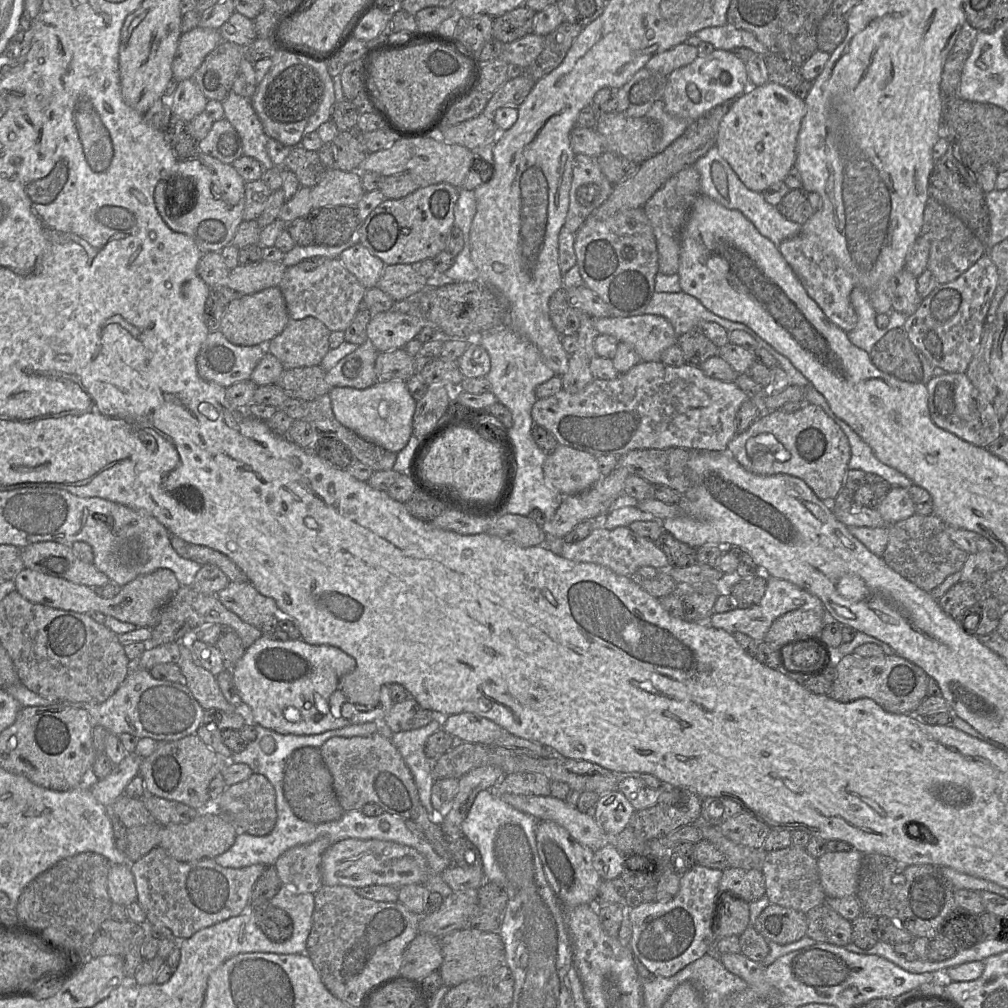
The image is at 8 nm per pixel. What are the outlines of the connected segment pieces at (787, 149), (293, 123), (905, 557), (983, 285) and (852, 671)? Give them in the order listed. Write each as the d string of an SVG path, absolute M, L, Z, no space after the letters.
M770 81L762 86L750 85L745 93L730 103L730 109L720 122L715 147L749 190L763 192L783 182L794 167L797 139L805 113L805 100L796 96L793 90Z
M275 51L271 60L272 65L250 98L251 104L270 139L290 148L299 146L305 135L307 121L304 120L315 114L322 101L323 83L309 65L296 64L302 63L304 57Z
M914 514L887 527L888 545L881 558L890 568L926 592L960 571L969 556L951 540L948 526L933 514Z
M985 253L957 279L938 286L924 299L918 309L907 317L903 329L917 352L926 359L933 369L942 369L947 373L965 373L981 341L988 309L998 284L998 272L994 262Z
M850 654L835 657L836 678L832 683L830 697L839 702L851 702L870 698L884 710L895 714L915 714L927 697L929 675L914 663L896 654L861 657Z

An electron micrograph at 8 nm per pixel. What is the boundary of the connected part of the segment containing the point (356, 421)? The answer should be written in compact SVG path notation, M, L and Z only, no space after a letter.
M378 381L366 389L332 387L329 395L335 418L364 440L395 453L410 440L417 401L410 395L406 381Z

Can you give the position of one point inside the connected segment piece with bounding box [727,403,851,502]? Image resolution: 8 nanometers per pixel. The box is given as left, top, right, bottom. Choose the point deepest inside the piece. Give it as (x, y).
(810, 446)

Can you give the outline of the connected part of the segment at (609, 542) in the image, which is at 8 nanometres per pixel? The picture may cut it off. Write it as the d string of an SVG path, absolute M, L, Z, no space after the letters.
M595 527L585 539L576 543L564 543L560 556L573 562L599 564L621 576L634 578L637 570L643 566L652 566L659 571L670 567L665 553L654 541L638 536L629 527L614 529Z

